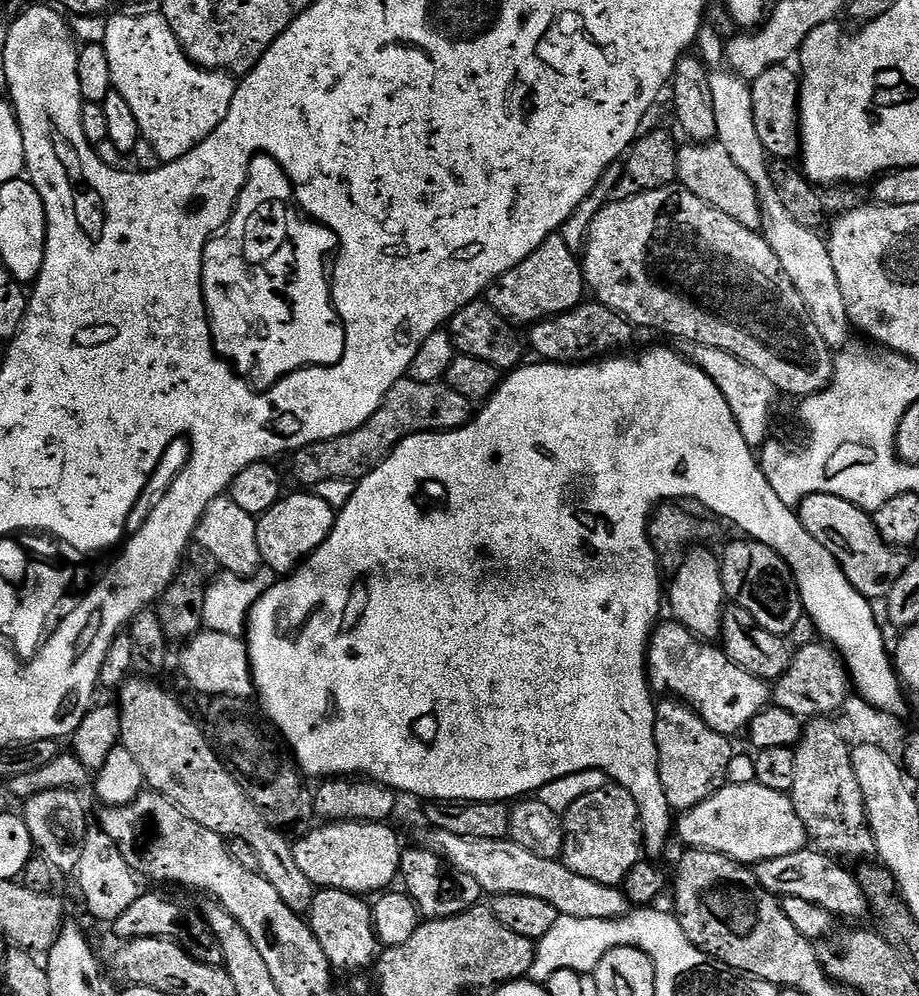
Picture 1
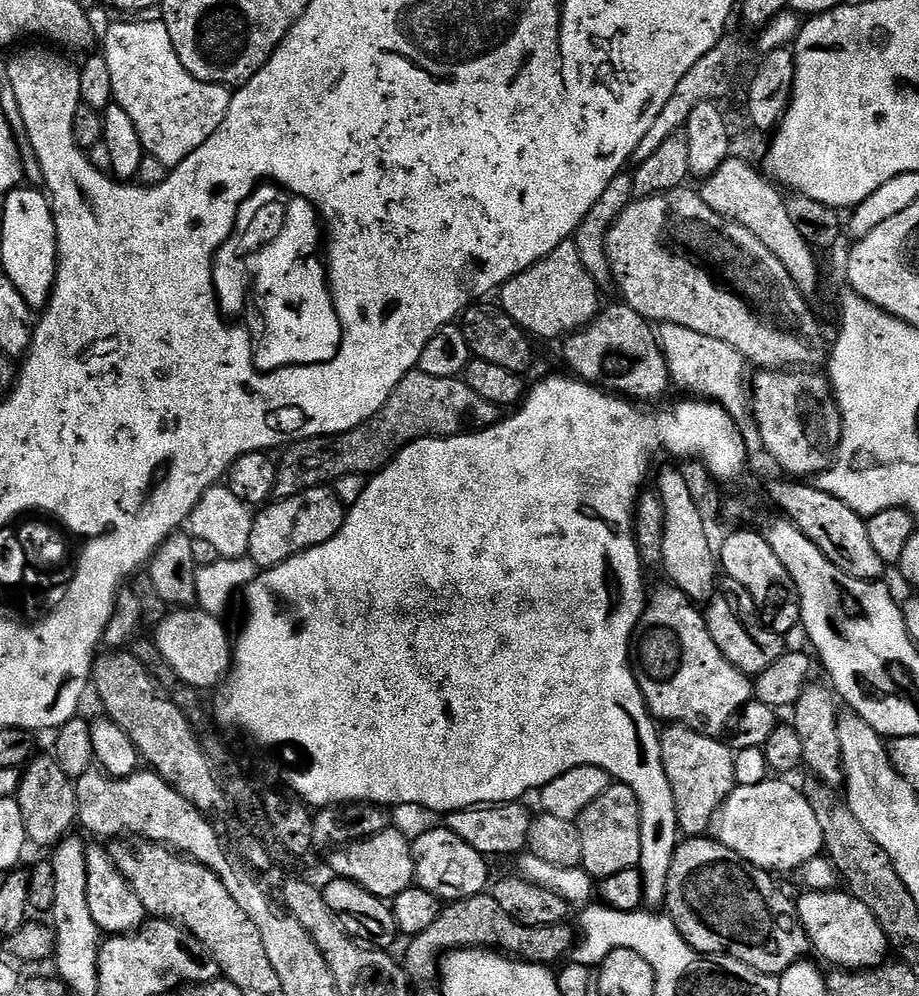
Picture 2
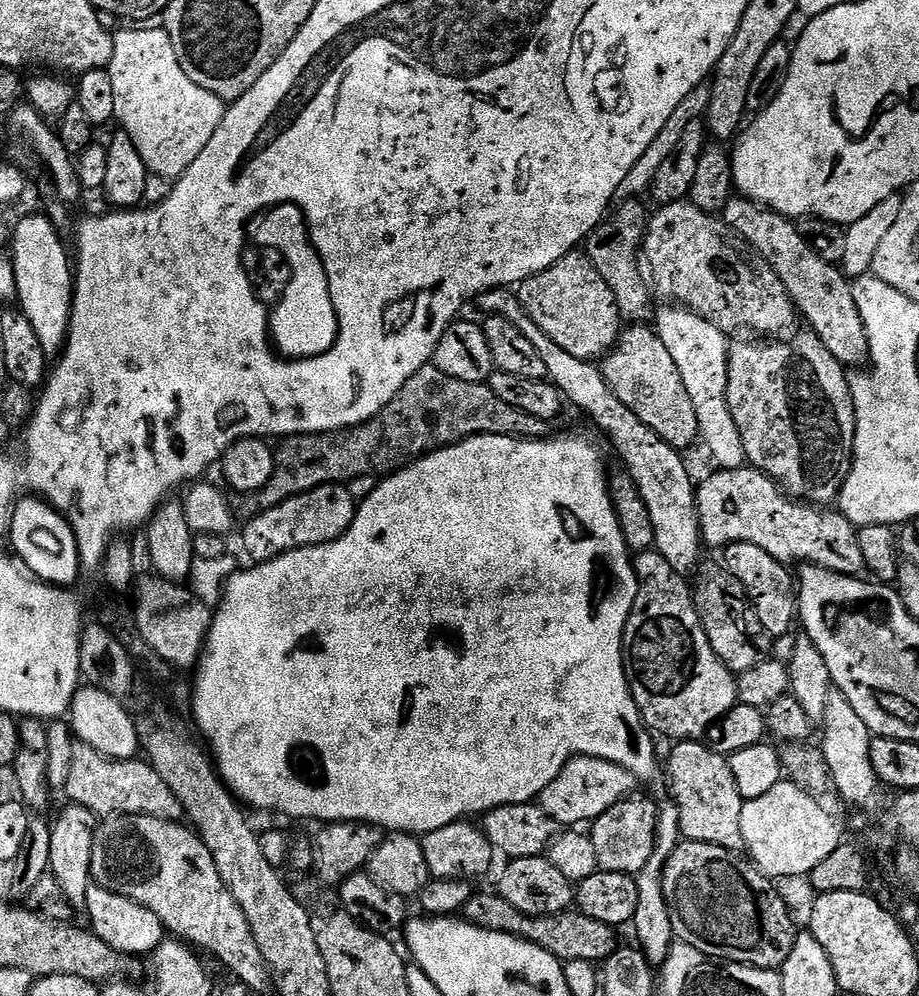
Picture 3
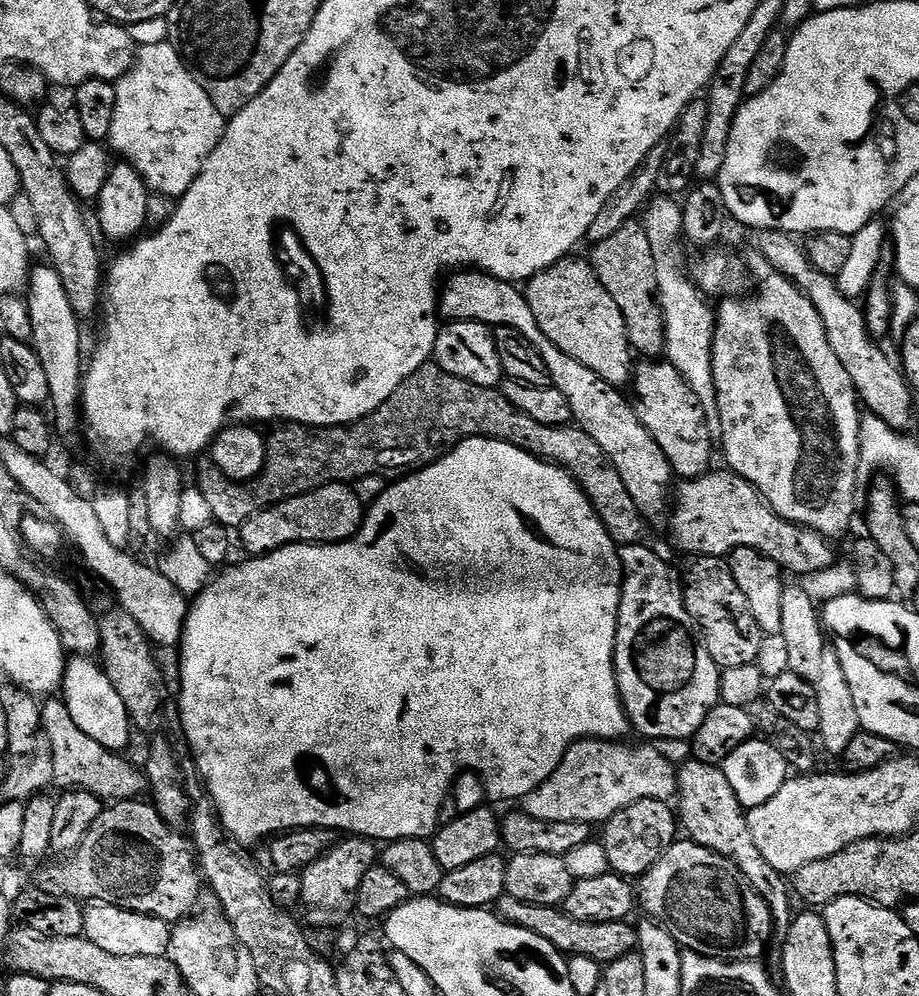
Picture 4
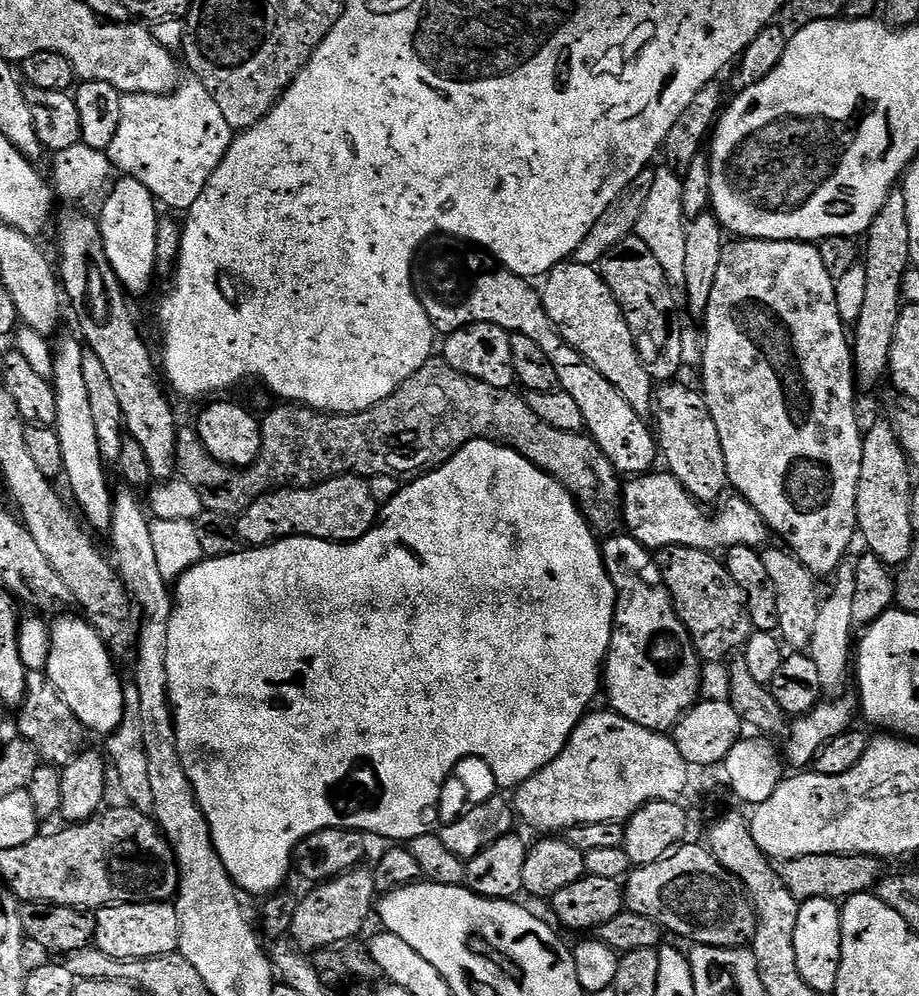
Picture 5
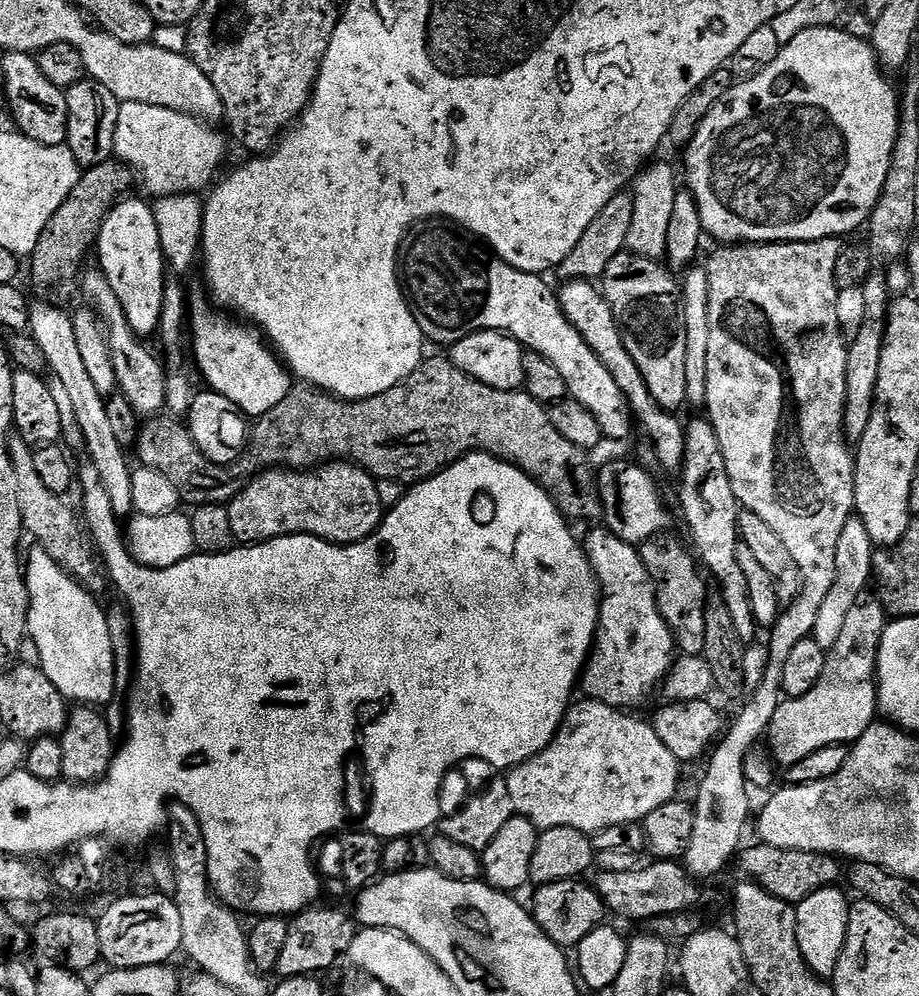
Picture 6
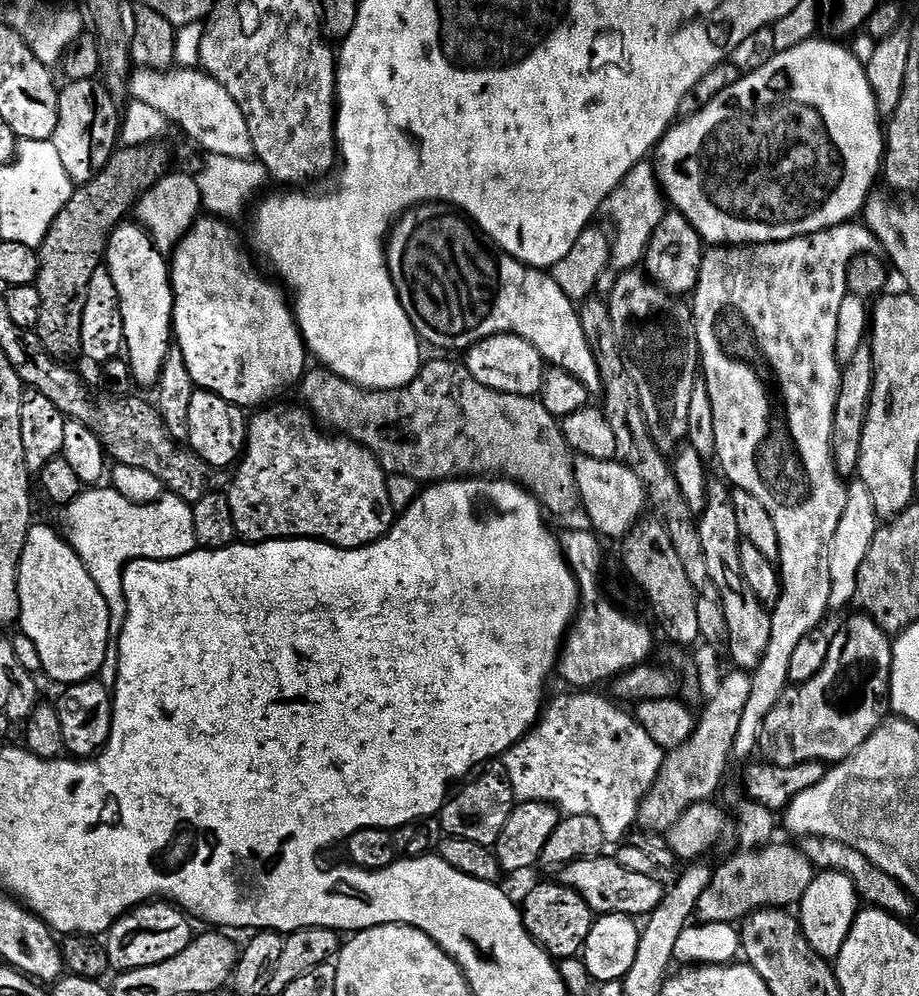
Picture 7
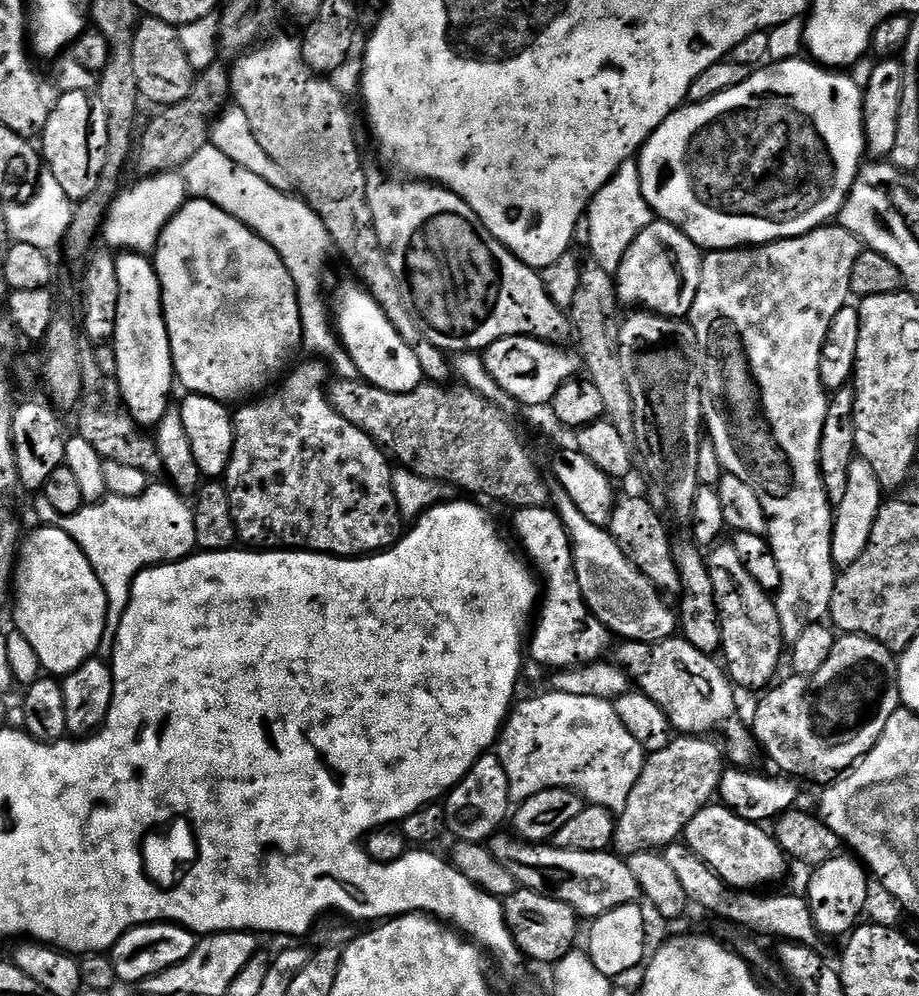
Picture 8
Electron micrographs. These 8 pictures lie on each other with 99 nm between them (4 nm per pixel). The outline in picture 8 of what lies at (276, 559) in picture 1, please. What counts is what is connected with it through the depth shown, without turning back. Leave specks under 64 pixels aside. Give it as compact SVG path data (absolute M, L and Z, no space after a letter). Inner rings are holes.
M320 359L305 360L305 364L297 363L267 394L240 406L245 408L235 409L234 450L228 463L226 487L236 535L256 550L307 550L345 558L385 551L402 535L400 511L392 489L393 465L384 449L358 426L346 422L328 401L328 365Z

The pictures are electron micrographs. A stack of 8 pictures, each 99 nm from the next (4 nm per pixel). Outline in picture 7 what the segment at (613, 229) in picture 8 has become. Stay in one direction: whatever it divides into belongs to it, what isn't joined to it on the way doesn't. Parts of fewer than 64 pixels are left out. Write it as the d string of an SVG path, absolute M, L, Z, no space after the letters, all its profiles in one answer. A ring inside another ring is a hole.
M645 162L634 166L620 185L612 191L612 197L606 205L606 213L612 219L616 232L612 236L612 263L616 270L632 270L637 267L636 260L643 261L646 249L652 241L652 235L666 215L666 197L660 187L660 179L656 176L655 167Z

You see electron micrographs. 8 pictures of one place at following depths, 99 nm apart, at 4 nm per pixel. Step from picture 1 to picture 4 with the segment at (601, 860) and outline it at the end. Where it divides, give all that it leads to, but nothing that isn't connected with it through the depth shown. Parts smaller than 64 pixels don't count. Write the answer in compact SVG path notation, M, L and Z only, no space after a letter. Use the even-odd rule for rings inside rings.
M639 800L626 810L618 810L602 825L602 843L610 858L610 869L618 876L639 878L658 862L658 858L678 839L678 816L666 800Z

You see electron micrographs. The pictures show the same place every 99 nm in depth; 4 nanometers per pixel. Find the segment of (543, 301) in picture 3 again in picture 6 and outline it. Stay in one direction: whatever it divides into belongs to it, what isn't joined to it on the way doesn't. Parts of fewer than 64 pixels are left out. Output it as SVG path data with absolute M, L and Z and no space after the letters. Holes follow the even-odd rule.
M570 280L559 286L561 288L558 288L558 295L565 318L574 326L574 330L578 330L578 334L582 336L586 346L590 346L590 350L594 350L594 354L602 362L602 366L606 366L606 370L610 370L610 374L614 374L614 382L618 382L618 390L624 392L624 399L628 401L635 421L639 427L640 424L644 427L644 432L648 435L645 437L647 443L652 445L657 465L661 469L664 467L672 474L679 473L680 469L684 467L685 427L682 425L682 420L680 424L679 418L676 417L679 415L664 408L656 401L654 394L650 394L650 386L646 386L646 378L642 378L638 366L634 366L634 360L630 358L630 354L622 342L622 334L618 330L616 319L606 302L603 291L595 283L587 280Z

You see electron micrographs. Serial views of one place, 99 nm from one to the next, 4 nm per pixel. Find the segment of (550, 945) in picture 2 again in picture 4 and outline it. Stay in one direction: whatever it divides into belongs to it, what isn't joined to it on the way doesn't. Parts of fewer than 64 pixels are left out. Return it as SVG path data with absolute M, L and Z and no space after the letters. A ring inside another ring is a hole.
M503 895L494 905L495 911L508 920L511 924L518 924L523 928L534 930L542 934L548 942L558 951L571 958L573 956L586 956L594 958L601 966L612 964L618 958L637 951L638 928L628 920L618 922L582 922L565 912L563 907L534 906L530 902L518 902L518 898Z

